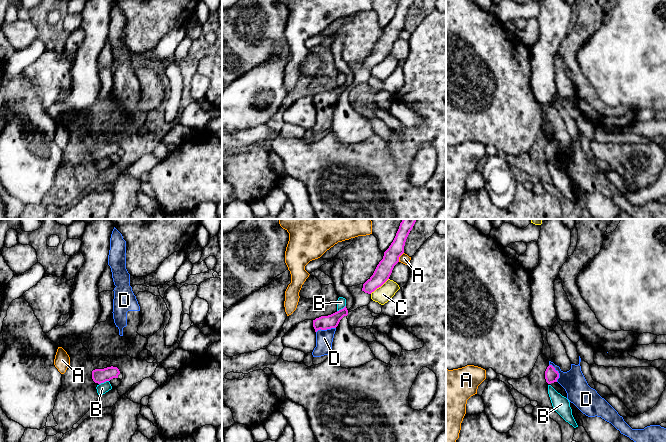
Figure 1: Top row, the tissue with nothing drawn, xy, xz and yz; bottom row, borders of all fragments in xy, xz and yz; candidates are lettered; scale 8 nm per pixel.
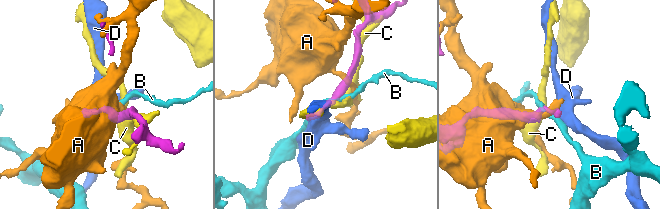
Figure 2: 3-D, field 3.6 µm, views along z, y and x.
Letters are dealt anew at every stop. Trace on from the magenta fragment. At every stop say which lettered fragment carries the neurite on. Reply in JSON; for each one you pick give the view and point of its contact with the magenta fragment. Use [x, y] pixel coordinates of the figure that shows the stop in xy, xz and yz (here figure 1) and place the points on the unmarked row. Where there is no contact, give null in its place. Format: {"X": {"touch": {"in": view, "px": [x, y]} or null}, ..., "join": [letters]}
{"D": {"touch": {"in": "yz", "px": [557, 148]}}, "join": ["D"]}

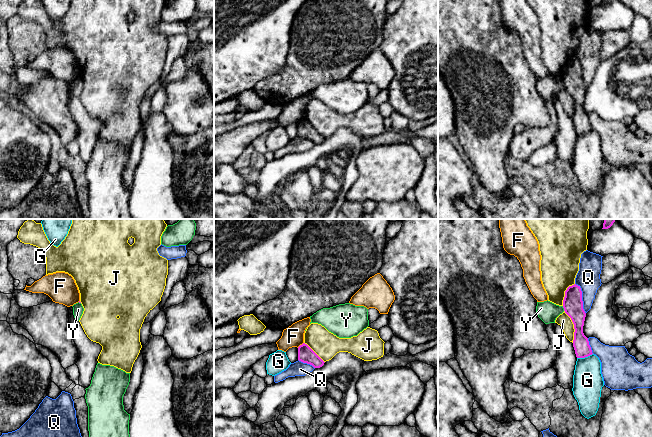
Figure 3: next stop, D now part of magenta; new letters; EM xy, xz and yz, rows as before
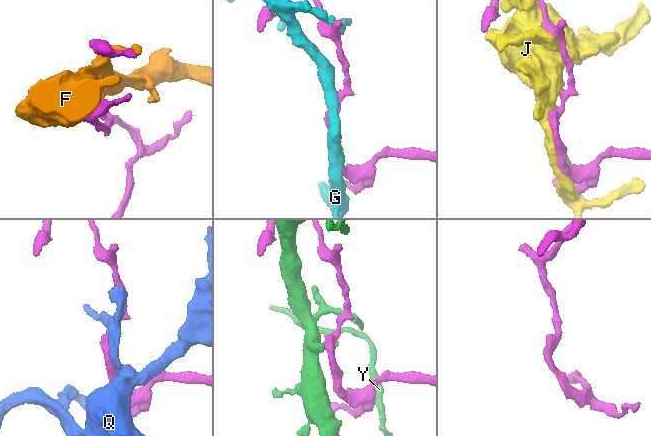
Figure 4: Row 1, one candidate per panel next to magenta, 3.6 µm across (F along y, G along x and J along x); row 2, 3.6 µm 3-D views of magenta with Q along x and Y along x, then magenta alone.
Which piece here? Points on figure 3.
{"join": []}

